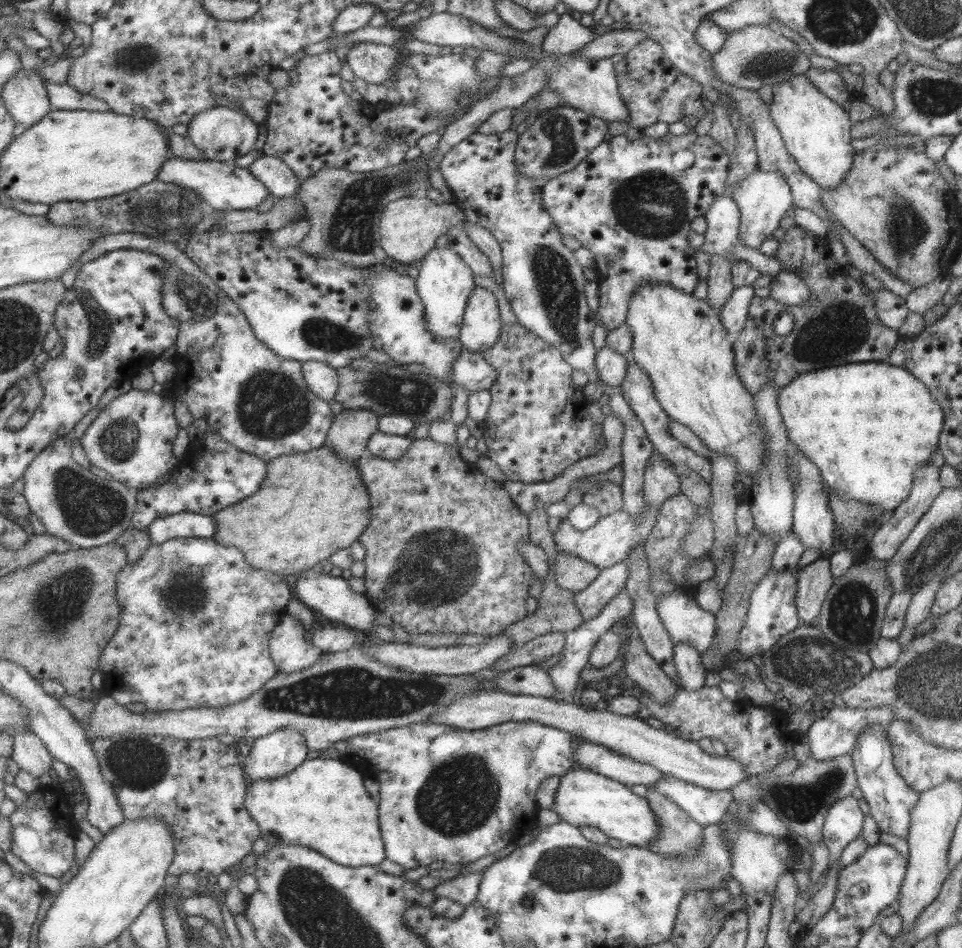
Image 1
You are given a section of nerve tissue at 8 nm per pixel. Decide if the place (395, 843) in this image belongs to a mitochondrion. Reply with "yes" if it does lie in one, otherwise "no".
no

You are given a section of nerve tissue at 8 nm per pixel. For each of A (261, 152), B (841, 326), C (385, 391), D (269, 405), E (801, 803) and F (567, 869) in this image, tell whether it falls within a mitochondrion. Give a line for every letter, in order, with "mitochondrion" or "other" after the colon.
A: other
B: mitochondrion
C: mitochondrion
D: mitochondrion
E: mitochondrion
F: mitochondrion

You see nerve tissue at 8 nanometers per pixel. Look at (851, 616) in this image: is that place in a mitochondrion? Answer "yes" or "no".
yes

